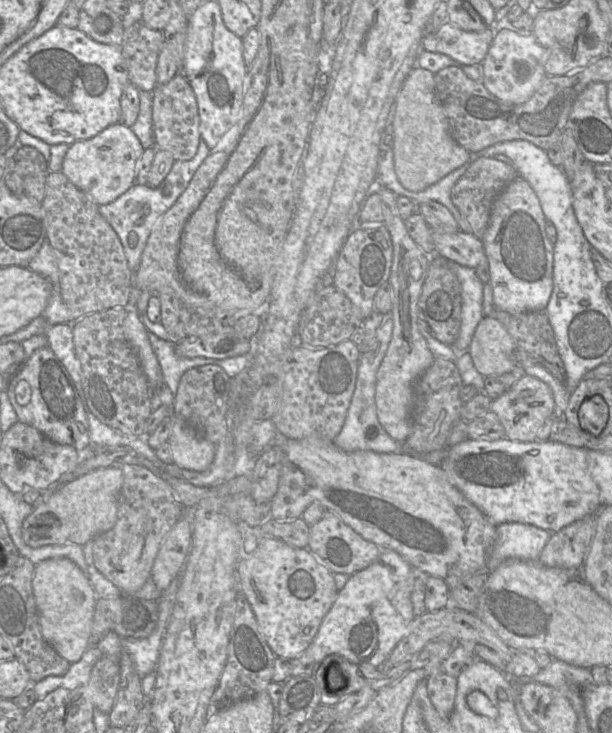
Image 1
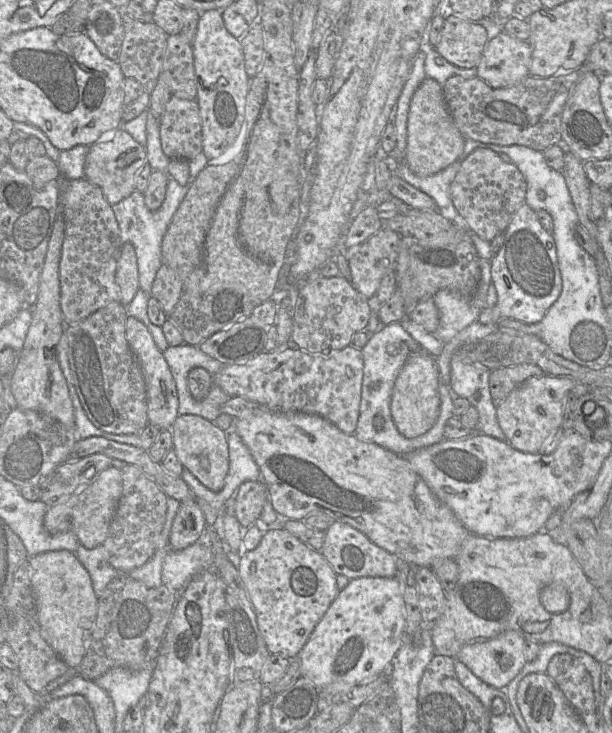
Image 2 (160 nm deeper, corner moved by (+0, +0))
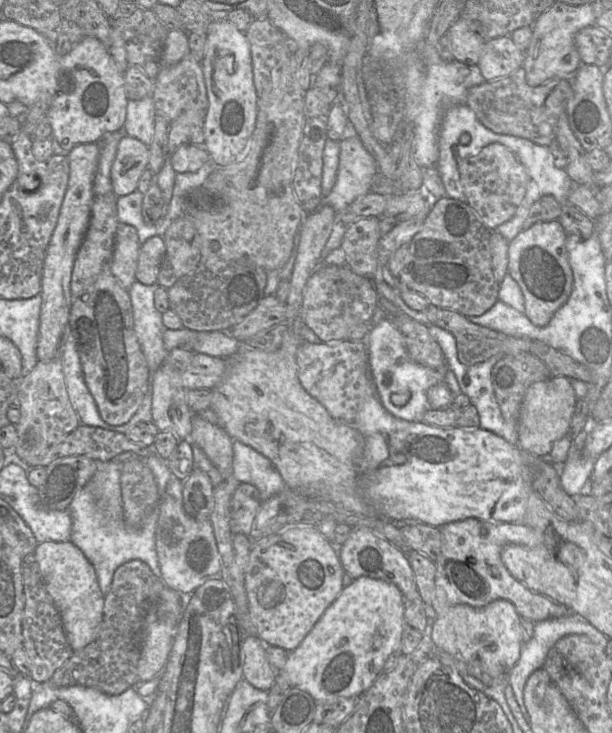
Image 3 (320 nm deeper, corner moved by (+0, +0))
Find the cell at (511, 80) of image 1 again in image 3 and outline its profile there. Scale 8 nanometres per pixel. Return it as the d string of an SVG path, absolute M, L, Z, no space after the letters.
M504 35L485 40L477 65L485 80L493 81L510 75L522 66L523 61L524 52L510 35Z

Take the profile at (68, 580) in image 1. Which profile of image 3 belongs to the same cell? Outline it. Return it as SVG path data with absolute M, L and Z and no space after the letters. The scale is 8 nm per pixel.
M71 541L38 543L34 551L48 594L60 612L67 640L73 651L88 645L103 616L102 594L93 565Z

